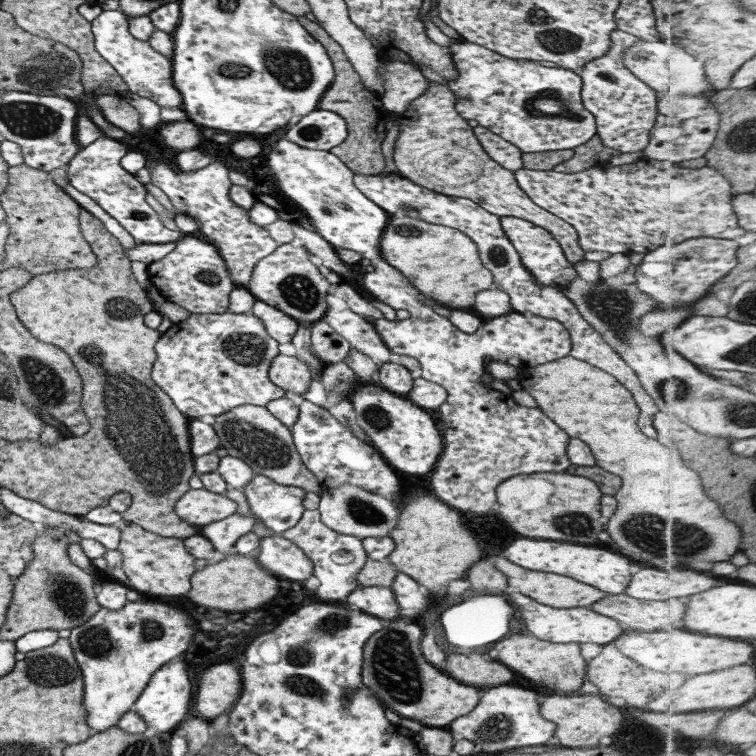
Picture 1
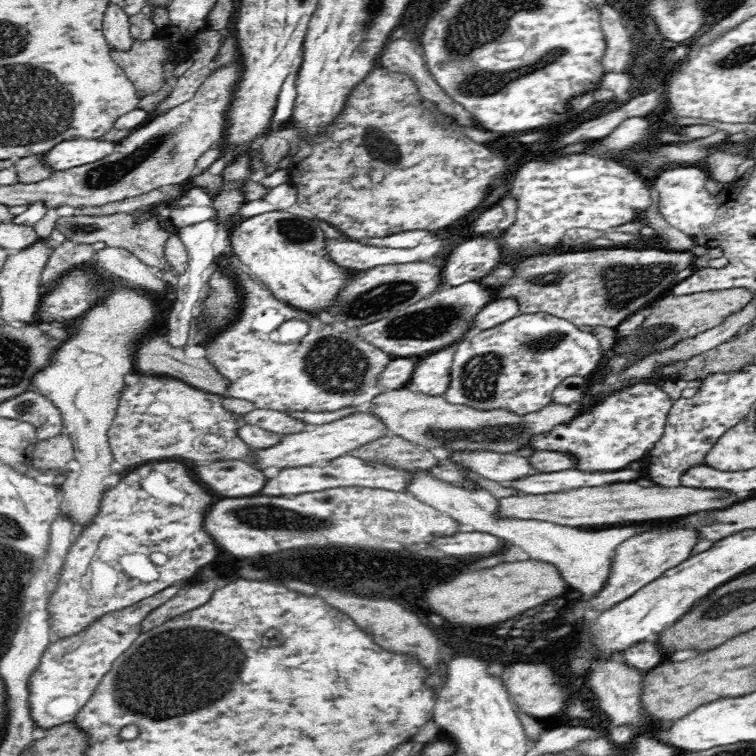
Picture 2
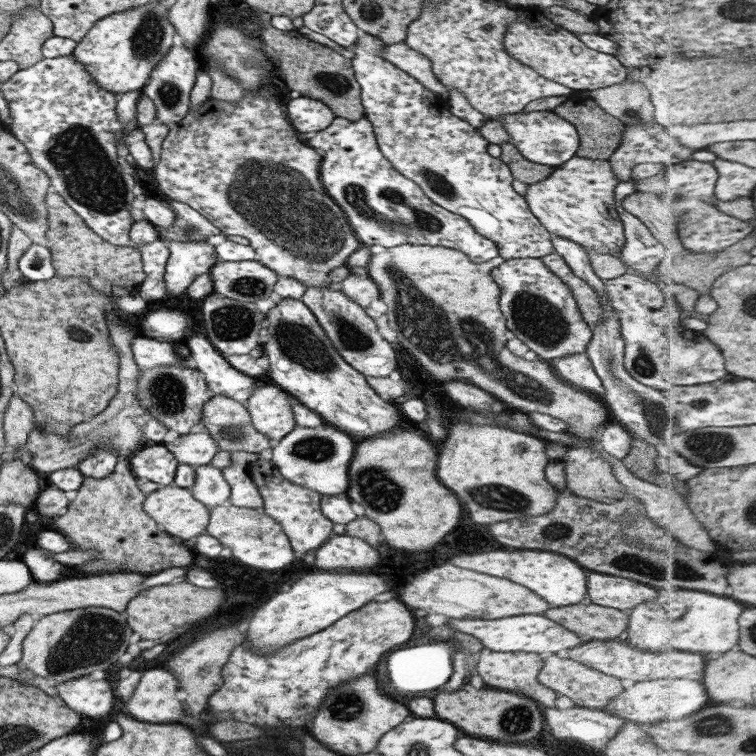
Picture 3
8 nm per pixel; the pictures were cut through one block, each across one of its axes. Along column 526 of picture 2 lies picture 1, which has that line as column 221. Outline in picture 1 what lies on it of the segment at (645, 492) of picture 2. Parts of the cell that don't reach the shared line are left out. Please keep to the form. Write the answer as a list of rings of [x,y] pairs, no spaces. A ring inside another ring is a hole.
[[[187,489],[174,504],[174,513],[190,525],[205,525],[231,516],[237,504],[224,494],[215,494],[205,489]]]

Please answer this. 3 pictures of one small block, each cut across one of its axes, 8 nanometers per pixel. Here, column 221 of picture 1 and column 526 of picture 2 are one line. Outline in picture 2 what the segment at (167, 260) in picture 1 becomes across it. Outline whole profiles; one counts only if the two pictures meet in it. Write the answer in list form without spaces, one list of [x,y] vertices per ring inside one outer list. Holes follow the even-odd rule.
[[[589,248],[585,251],[572,251],[569,253],[545,254],[545,256],[533,257],[519,261],[517,278],[508,285],[493,291],[495,298],[518,297],[523,314],[545,313],[568,320],[576,326],[606,326],[616,329],[622,325],[631,315],[648,308],[662,298],[662,292],[666,293],[676,282],[680,272],[692,268],[694,258],[691,251],[675,252],[674,250],[632,250],[628,248],[600,249]]]

